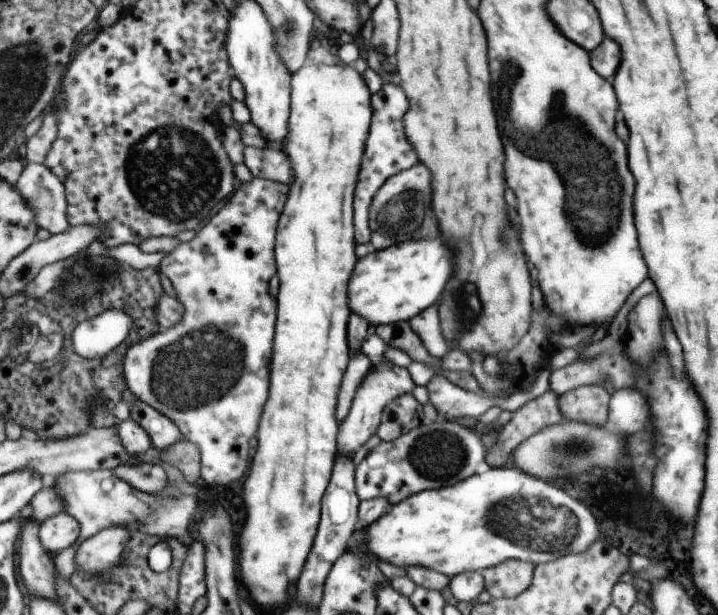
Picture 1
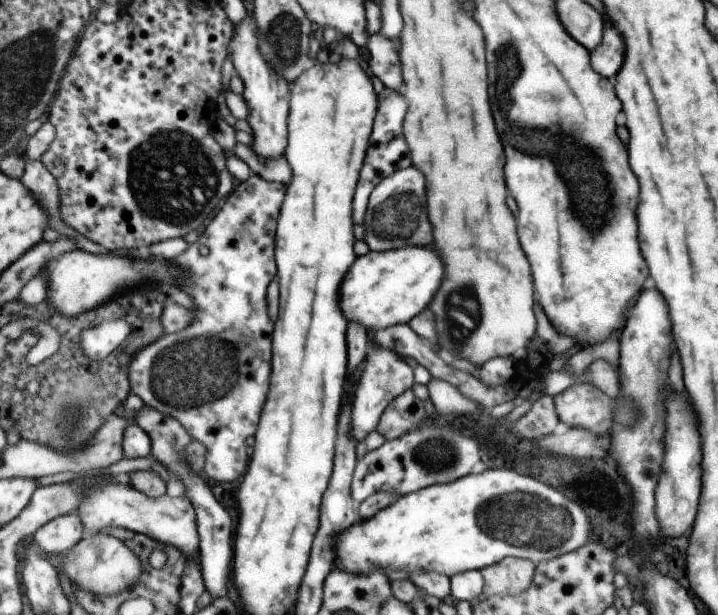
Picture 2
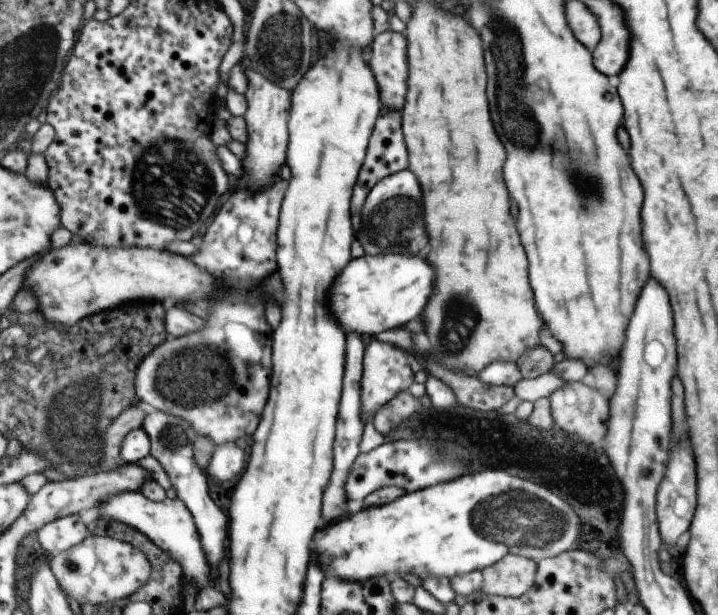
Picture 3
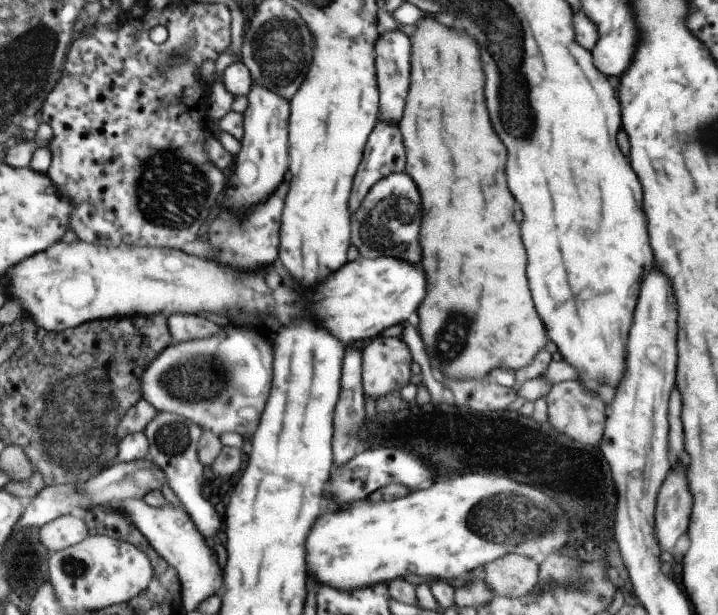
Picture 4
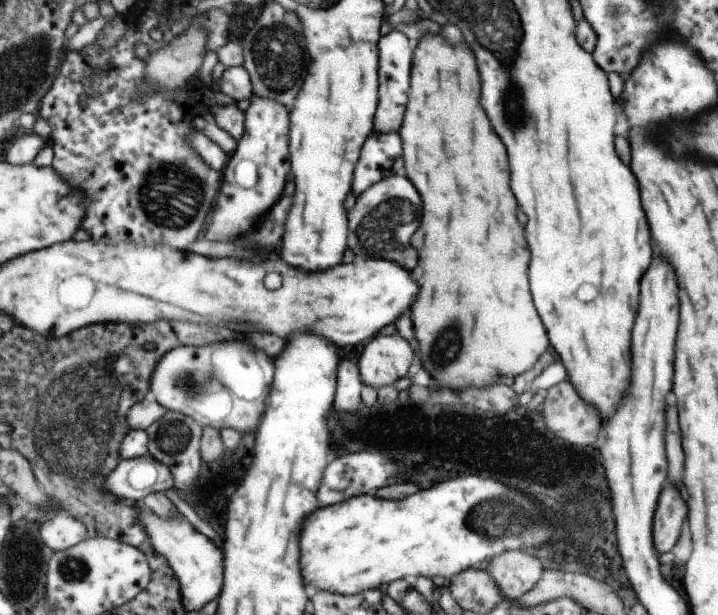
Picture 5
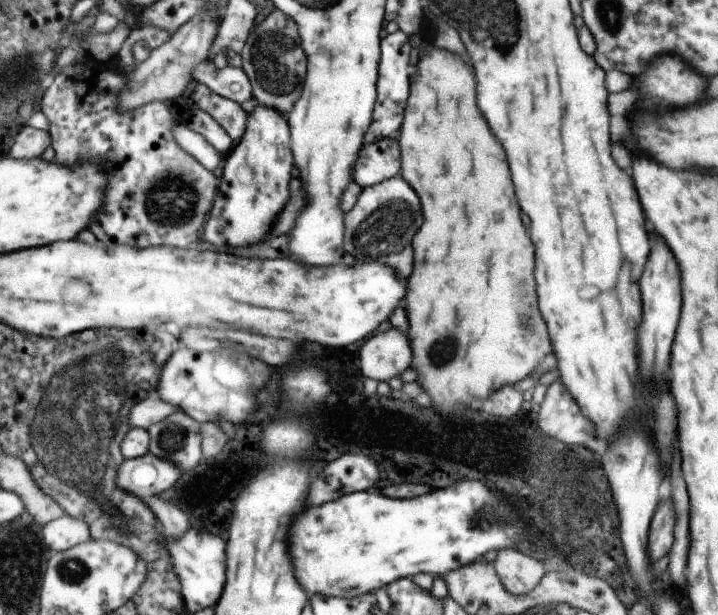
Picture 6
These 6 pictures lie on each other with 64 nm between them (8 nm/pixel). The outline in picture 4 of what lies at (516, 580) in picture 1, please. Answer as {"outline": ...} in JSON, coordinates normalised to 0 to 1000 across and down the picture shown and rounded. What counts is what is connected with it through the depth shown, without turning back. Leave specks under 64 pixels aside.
{"outline":[[[709,896],[675,919],[673,943],[692,971],[730,971],[751,946],[751,917],[740,906]]]}

